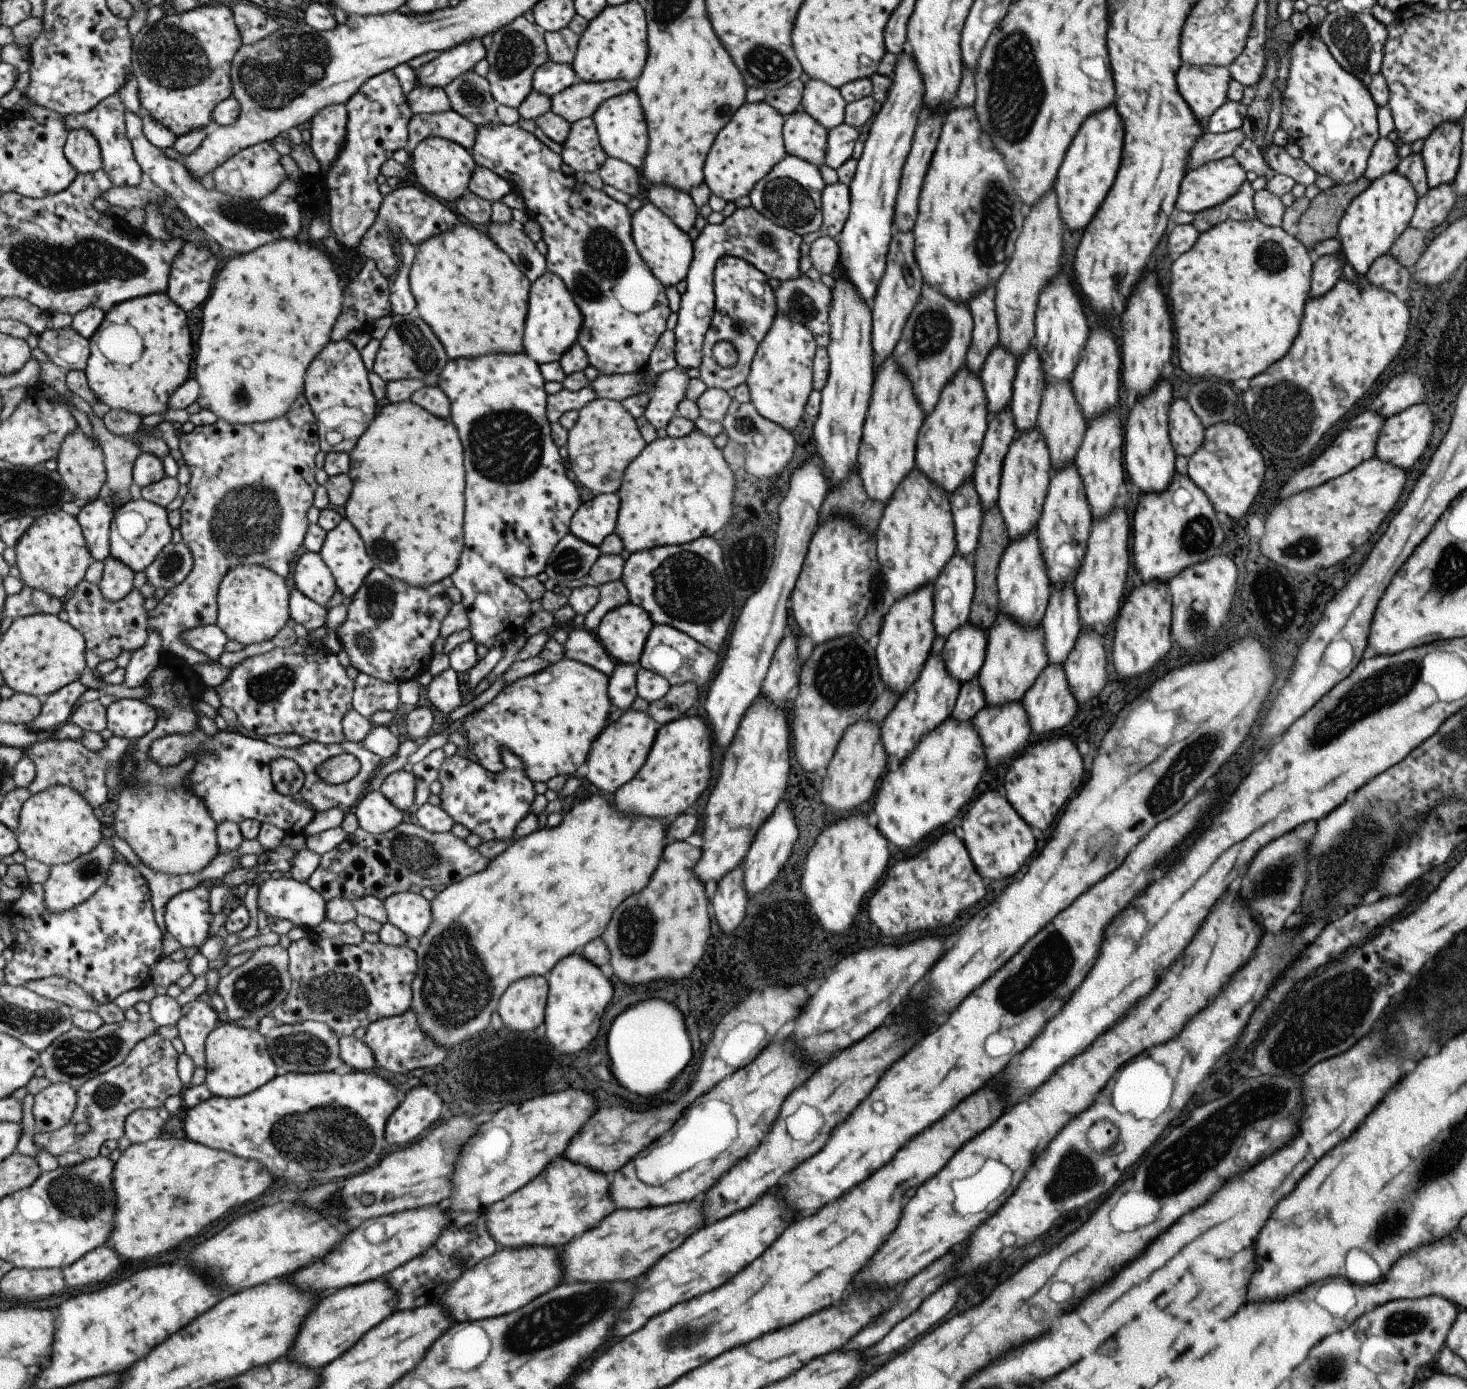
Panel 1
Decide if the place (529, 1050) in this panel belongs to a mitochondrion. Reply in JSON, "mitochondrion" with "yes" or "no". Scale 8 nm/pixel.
{"mitochondrion":"no"}

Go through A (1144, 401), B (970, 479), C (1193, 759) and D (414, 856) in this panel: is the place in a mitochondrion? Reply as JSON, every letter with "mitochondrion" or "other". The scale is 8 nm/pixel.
{"A":"other","B":"other","C":"mitochondrion","D":"mitochondrion"}

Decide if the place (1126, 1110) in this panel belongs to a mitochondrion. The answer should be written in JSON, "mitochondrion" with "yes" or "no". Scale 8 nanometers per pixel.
{"mitochondrion":"no"}

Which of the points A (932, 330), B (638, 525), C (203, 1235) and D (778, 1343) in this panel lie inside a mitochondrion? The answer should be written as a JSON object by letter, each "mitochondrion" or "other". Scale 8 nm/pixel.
{"A":"mitochondrion","B":"other","C":"other","D":"other"}

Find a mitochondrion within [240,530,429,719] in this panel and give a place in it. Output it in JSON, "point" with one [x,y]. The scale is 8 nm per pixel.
{"point":[380,598]}

